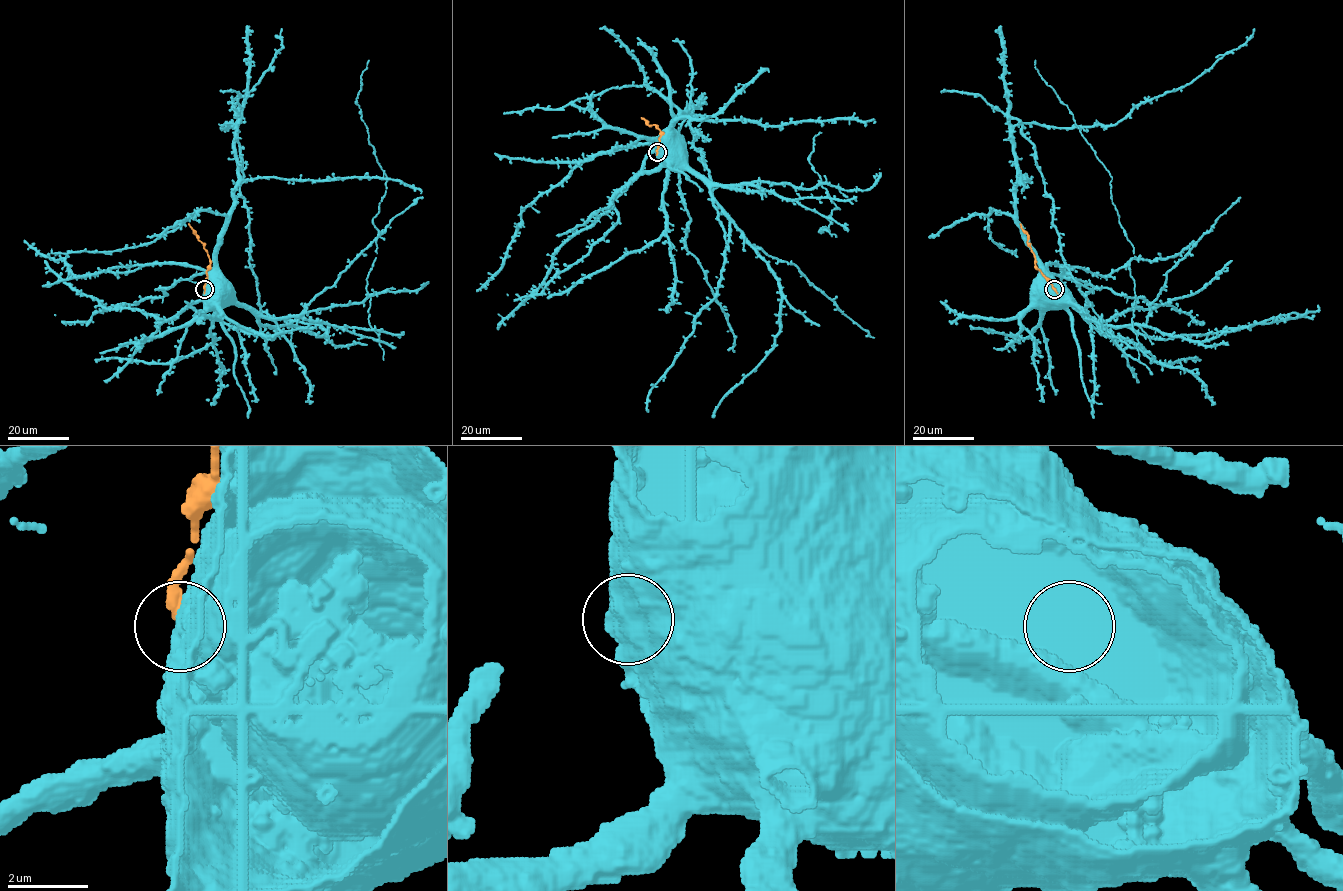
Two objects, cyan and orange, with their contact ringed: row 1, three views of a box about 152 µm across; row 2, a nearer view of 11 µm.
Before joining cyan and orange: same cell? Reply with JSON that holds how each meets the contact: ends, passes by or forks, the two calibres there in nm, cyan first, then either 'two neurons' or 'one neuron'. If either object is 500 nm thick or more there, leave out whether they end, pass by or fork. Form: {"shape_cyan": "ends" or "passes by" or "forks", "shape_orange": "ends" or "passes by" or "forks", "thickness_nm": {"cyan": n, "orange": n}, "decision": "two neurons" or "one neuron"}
{"thickness_nm": {"cyan": 650, "orange": 320}, "decision": "two neurons"}

